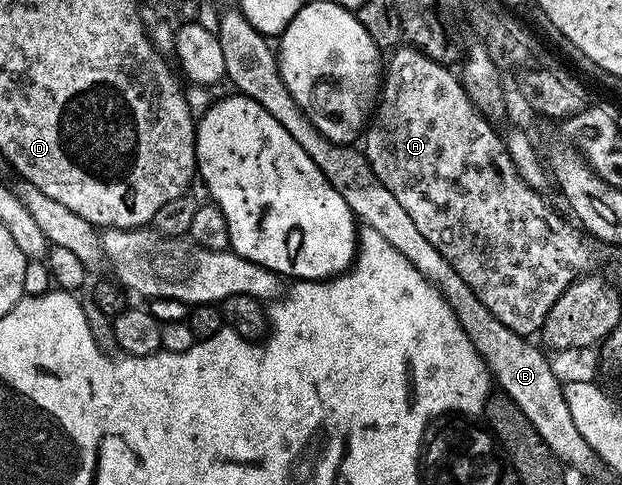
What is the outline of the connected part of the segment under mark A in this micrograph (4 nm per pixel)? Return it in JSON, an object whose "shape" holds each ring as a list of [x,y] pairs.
{"shape":[[[408,44],[394,49],[389,55],[383,66],[383,81],[379,97],[375,103],[371,121],[363,134],[365,159],[368,160],[375,176],[383,184],[383,188],[387,188],[387,192],[391,192],[391,196],[395,196],[395,200],[399,200],[399,204],[403,204],[407,216],[411,216],[415,228],[419,228],[420,234],[431,243],[431,248],[438,250],[447,260],[447,264],[451,264],[451,268],[455,268],[455,272],[459,272],[459,276],[463,276],[467,288],[471,288],[471,292],[475,292],[475,296],[479,296],[479,300],[483,300],[483,304],[487,304],[489,311],[500,322],[514,327],[519,334],[528,335],[530,333],[528,326],[529,298],[545,298],[544,300],[558,298],[561,292],[569,287],[569,283],[574,281],[575,276],[584,275],[592,267],[589,265],[593,262],[593,250],[588,246],[590,243],[580,229],[574,228],[572,225],[569,227],[559,215],[552,214],[548,204],[541,199],[542,195],[530,188],[519,176],[515,164],[505,150],[502,135],[500,133],[497,135],[493,131],[493,122],[474,106],[461,86],[460,77],[454,71],[452,74],[449,71],[452,69],[448,65],[431,60],[423,52],[413,49]]]}

